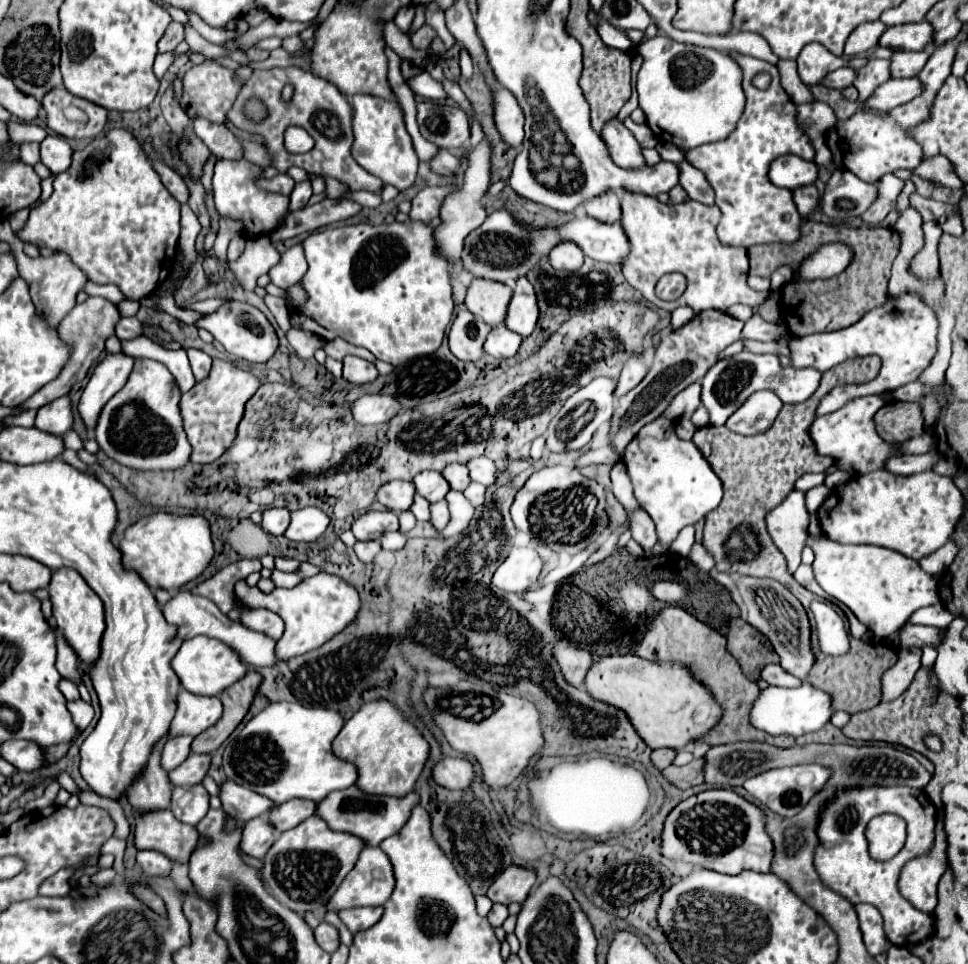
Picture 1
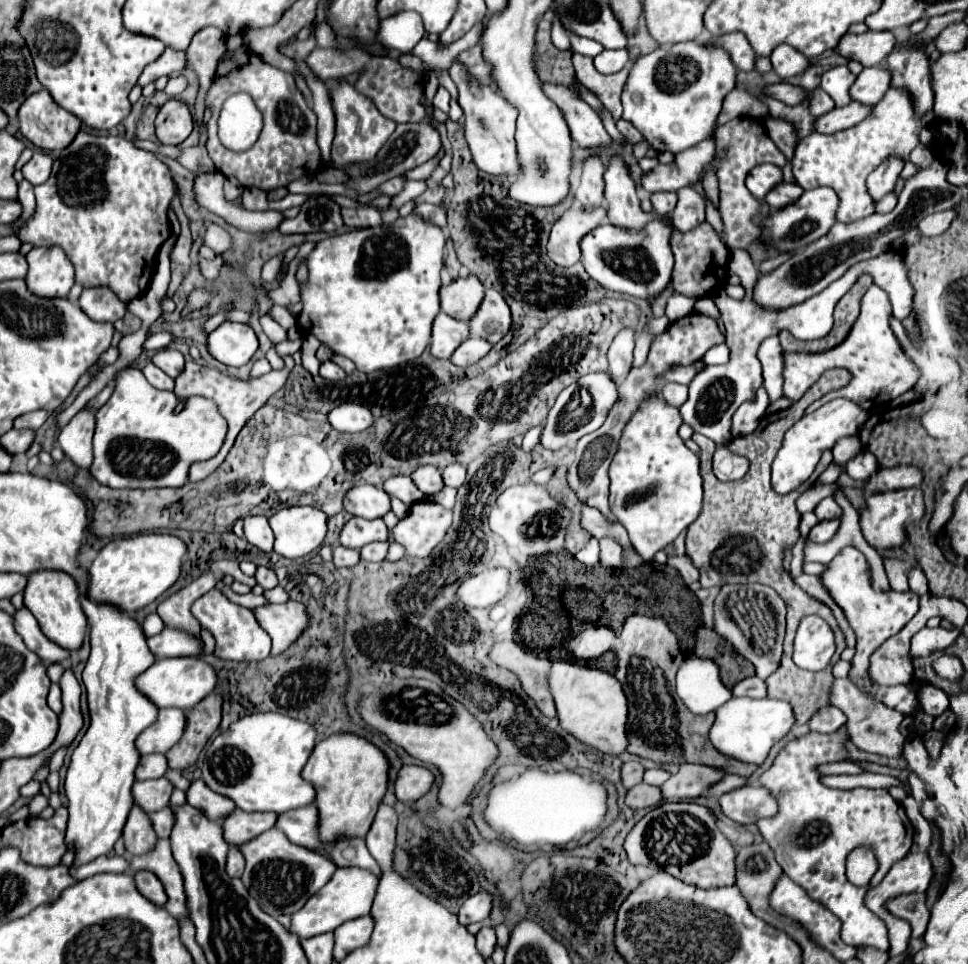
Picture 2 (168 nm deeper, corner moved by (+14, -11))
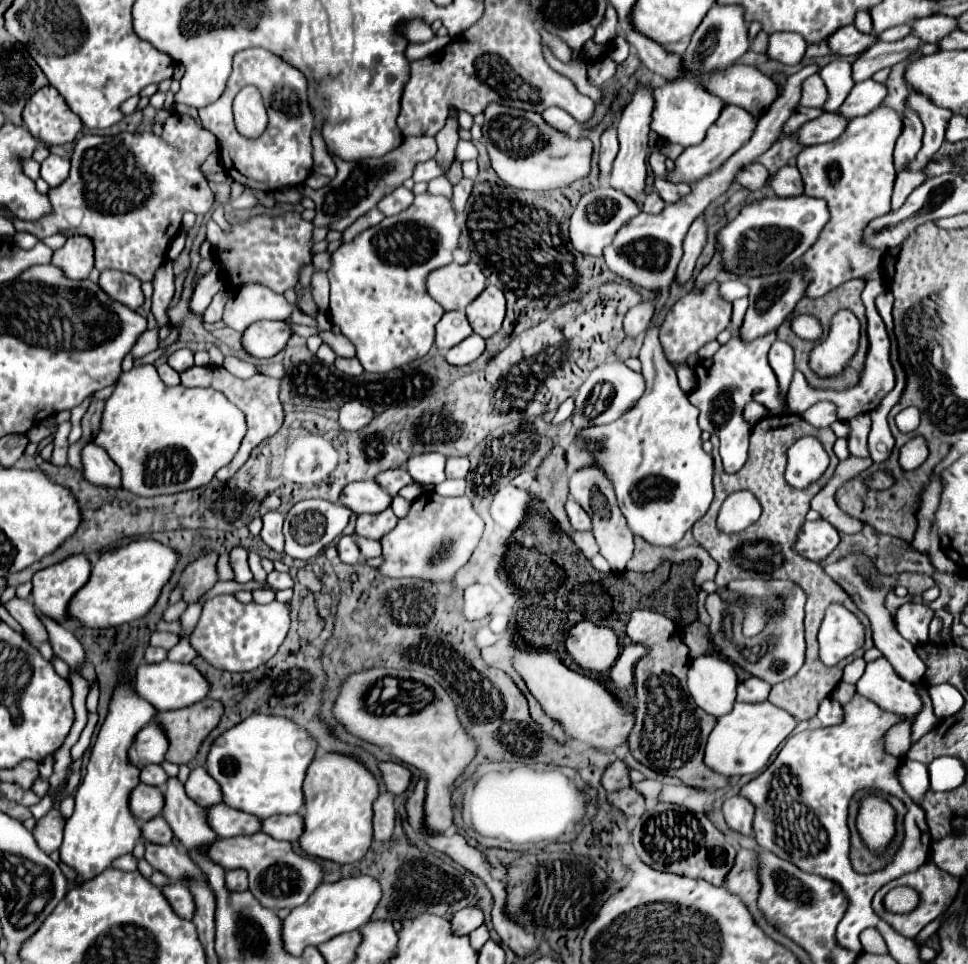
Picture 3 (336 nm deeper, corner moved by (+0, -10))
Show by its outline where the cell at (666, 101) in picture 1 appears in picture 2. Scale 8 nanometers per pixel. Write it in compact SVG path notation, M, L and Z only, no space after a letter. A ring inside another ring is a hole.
M702 39L658 47L648 55L640 55L632 65L622 91L622 119L630 121L658 153L680 153L712 133L722 99L734 85L736 67L722 47L708 45Z

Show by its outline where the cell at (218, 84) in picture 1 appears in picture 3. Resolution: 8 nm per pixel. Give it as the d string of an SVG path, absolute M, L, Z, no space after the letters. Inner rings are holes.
M170 114L170 118L164 124L162 136L154 136L152 132L122 132L116 136L84 134L78 138L76 148L72 152L72 168L66 182L56 188L50 188L48 196L52 212L36 222L14 220L14 226L16 230L34 232L40 240L52 234L62 234L66 238L88 236L94 244L94 268L98 272L118 270L136 276L140 282L152 282L156 270L164 262L166 246L170 246L170 240L174 240L180 232L182 214L206 214L214 206L216 196L198 168L206 160L206 156L216 148L216 136L212 136L188 114Z

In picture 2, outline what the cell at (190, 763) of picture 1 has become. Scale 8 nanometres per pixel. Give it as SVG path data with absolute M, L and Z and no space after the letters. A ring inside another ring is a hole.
M166 777L152 779L152 781L136 781L132 787L134 803L144 813L154 813L164 809L170 801L170 793L172 793L172 785Z

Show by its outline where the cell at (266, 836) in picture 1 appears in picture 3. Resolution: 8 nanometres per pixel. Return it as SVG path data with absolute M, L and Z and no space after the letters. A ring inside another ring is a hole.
M228 870L226 886L228 886L228 890L248 890L248 872L246 870Z

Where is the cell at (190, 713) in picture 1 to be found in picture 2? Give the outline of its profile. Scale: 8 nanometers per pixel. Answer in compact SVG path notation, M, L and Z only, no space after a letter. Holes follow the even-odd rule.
M160 709L158 719L136 737L136 749L140 755L166 753L186 727L186 713L182 709Z

